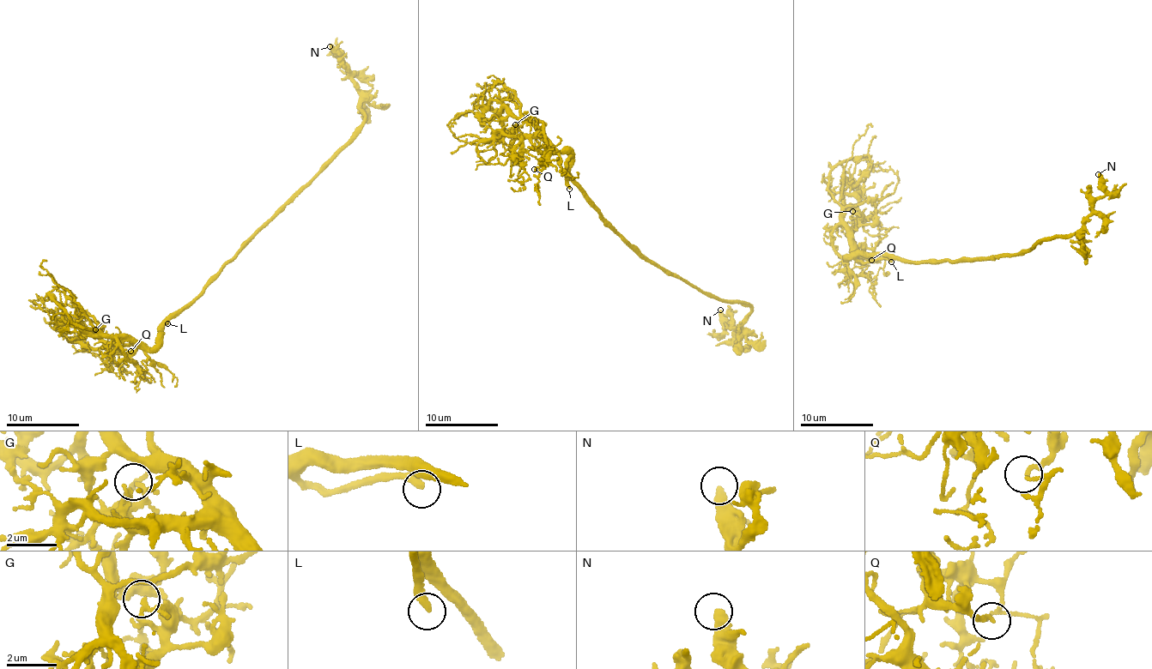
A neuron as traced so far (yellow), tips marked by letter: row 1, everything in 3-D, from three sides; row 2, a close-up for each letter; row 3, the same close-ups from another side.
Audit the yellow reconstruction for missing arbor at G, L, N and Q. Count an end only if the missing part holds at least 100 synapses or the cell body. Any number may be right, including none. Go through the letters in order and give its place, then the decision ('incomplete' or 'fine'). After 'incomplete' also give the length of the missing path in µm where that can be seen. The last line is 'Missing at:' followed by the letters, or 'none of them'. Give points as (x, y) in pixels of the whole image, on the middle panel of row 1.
G: at (515, 124); fine
L: at (569, 189); incomplete; about 90 µm are missing
N: at (720, 310); fine
Q: at (534, 169); fine
Missing at: L

